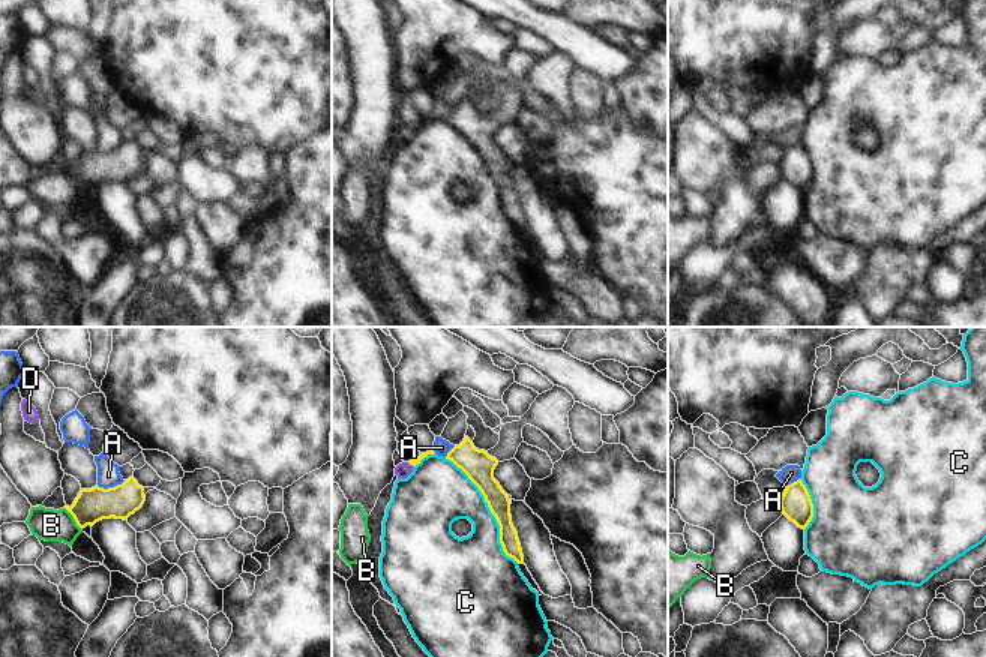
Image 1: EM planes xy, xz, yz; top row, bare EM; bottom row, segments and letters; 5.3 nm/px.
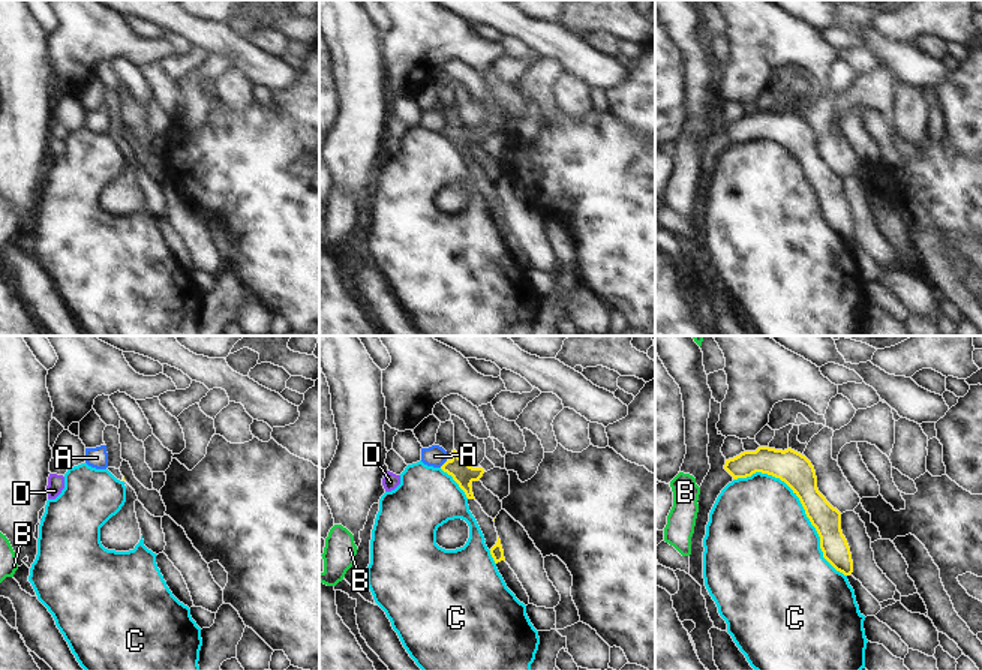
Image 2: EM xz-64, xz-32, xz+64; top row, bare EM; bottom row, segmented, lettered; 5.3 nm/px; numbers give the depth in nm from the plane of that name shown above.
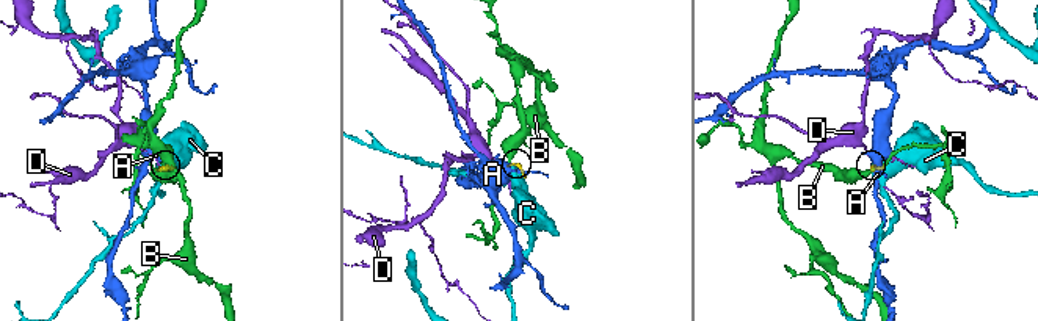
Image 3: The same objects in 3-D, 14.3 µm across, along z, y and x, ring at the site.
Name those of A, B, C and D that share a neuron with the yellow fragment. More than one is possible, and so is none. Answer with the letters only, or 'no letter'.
D

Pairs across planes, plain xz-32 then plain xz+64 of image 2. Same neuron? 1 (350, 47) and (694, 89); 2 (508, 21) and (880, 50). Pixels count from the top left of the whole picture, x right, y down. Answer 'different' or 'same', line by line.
1: same
2: same

